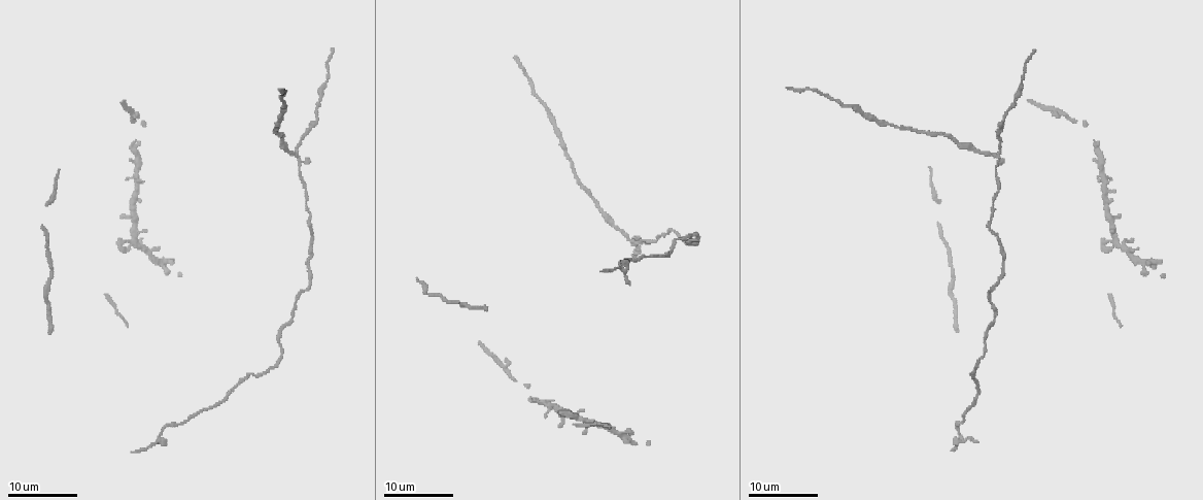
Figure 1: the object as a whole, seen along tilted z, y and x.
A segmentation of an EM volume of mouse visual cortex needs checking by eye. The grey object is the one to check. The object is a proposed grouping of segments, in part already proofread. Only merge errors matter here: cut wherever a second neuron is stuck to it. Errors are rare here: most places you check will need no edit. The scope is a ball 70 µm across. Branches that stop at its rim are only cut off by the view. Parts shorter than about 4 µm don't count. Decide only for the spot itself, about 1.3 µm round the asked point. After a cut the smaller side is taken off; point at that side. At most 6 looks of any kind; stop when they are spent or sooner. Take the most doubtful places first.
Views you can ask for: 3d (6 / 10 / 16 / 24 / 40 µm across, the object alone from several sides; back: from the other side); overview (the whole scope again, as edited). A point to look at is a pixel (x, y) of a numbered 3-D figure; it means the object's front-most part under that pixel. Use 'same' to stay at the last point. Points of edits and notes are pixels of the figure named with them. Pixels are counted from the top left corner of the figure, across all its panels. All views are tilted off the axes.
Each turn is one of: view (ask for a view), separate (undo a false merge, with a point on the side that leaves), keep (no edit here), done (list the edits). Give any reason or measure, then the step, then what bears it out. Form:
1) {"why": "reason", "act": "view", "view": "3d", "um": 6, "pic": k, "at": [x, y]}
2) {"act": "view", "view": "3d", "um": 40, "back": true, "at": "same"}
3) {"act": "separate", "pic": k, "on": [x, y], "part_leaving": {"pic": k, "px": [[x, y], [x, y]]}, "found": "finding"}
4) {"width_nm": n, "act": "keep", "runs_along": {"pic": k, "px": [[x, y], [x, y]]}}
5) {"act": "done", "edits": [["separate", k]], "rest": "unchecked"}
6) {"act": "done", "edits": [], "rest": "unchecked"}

{"why": "three arms meet", "act": "view", "view": "3d", "um": 16, "pic": 1, "at": [295, 155]}

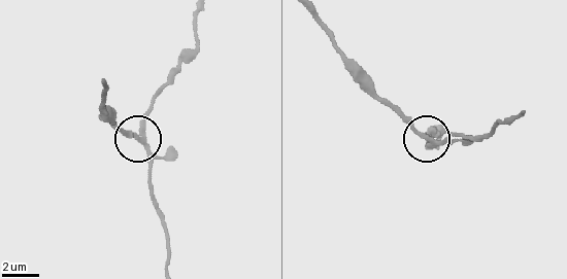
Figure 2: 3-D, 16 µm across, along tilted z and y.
{"why": "closer look", "act": "view", "view": "3d", "um": 6, "pic": 2, "at": [426, 139]}

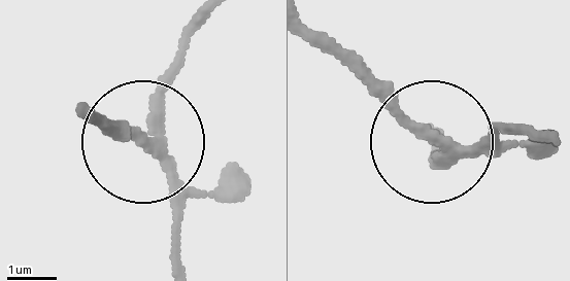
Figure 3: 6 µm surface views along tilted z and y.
{"width_nm": 210, "act": "separate", "pic": 3, "on": [127, 127], "part_leaving": {"pic": 3, "px": [[151, 142], [116, 142], [92, 123]]}, "found": "two neurons meet here"}

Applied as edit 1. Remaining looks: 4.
{"why": "sudden change in width", "act": "view", "view": "3d", "um": 16, "pic": 1, "at": [312, 243]}

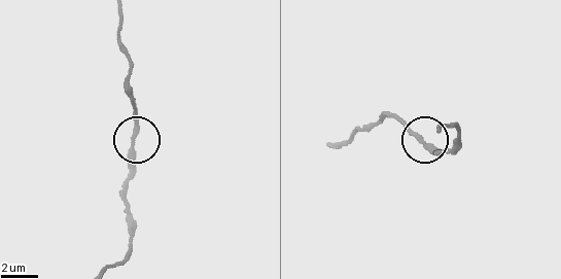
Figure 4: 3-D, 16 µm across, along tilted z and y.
{"why": "zoom in", "act": "view", "view": "3d", "um": 10, "pic": 4, "at": [423, 145]}

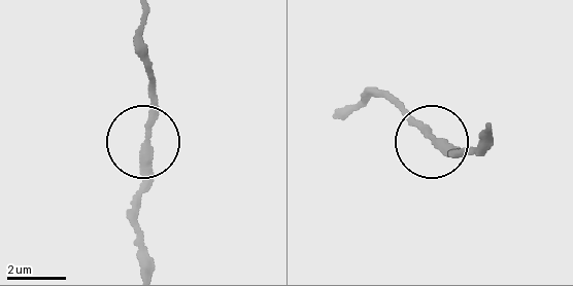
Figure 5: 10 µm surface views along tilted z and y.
{"act": "keep", "found": "all the same neuron"}

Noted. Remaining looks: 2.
{"act": "view", "view": "3d", "um": 16, "pic": 1, "at": [991, 325]}

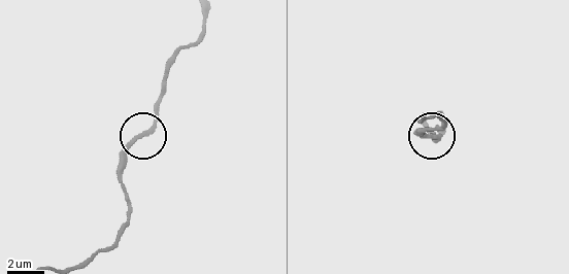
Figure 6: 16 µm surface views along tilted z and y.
{"why": "closer look", "act": "view", "view": "3d", "um": 6, "pic": 6, "at": [435, 135]}

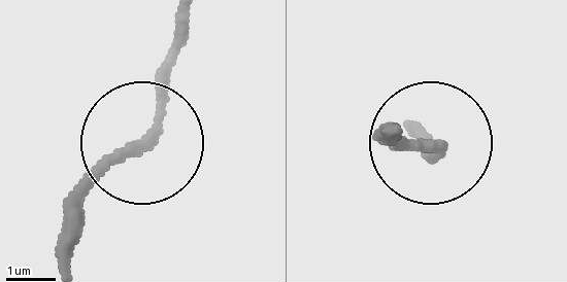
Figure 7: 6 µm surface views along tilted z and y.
{"side_arm_um": 36, "act": "keep", "runs_along": {"pic": 7, "px": [[425, 139], [380, 140]]}, "found": "continuous, no second neuron"}

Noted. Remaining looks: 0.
{"act": "done", "edits": [["separate", 3]], "rest": "unchecked"}

